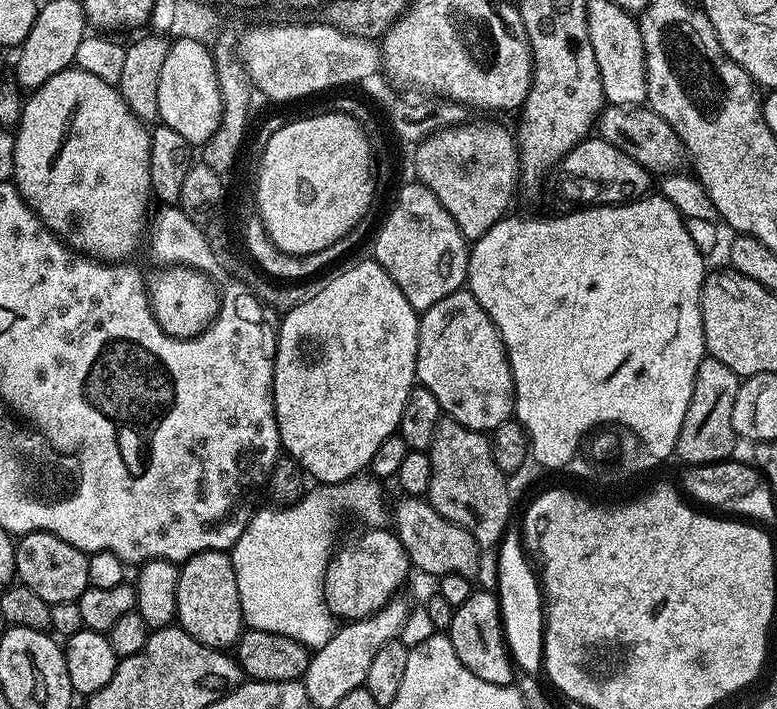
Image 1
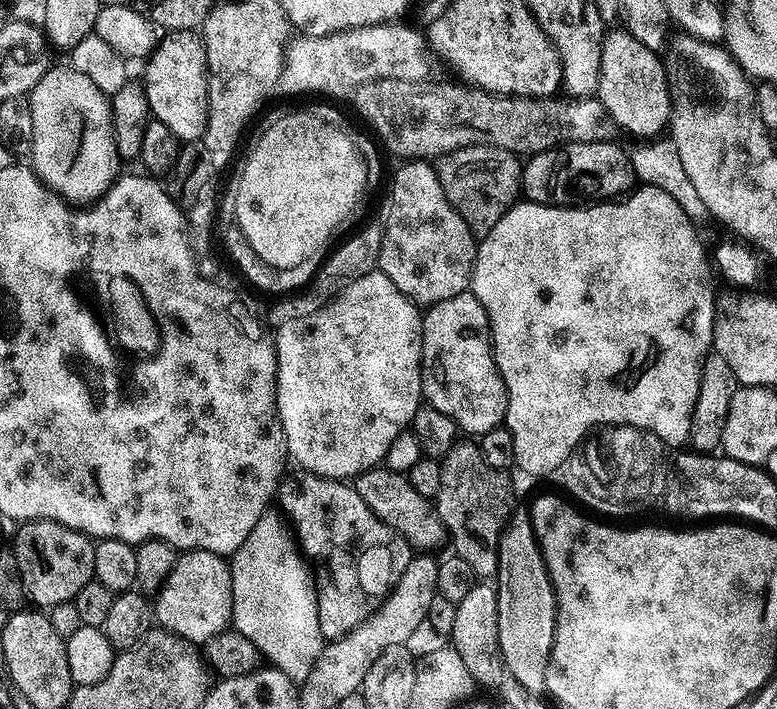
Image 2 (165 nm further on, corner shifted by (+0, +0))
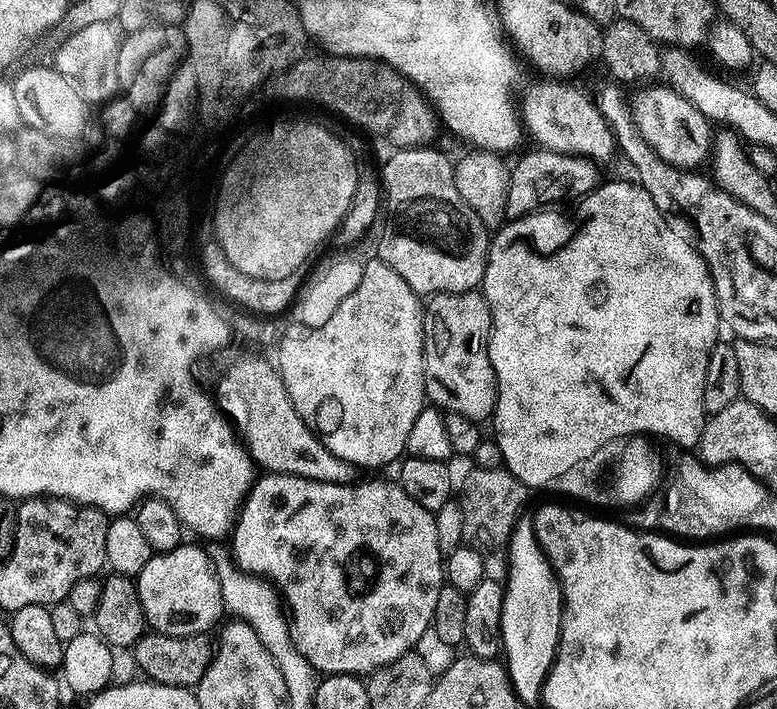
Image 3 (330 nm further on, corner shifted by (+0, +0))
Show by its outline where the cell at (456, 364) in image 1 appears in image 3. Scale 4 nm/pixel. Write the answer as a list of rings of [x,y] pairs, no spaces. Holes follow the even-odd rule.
[[[479,291],[437,292],[427,301],[424,310],[424,395],[444,412],[466,414],[466,418],[484,422],[496,410],[496,373],[488,353],[488,336],[492,319],[488,303]]]

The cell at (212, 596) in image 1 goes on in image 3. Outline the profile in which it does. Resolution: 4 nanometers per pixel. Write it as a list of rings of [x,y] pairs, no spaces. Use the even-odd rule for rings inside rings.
[[[182,542],[174,550],[152,555],[134,579],[147,627],[161,636],[208,634],[212,627],[215,629],[221,623],[220,615],[225,615],[222,590],[212,559],[196,544]]]

